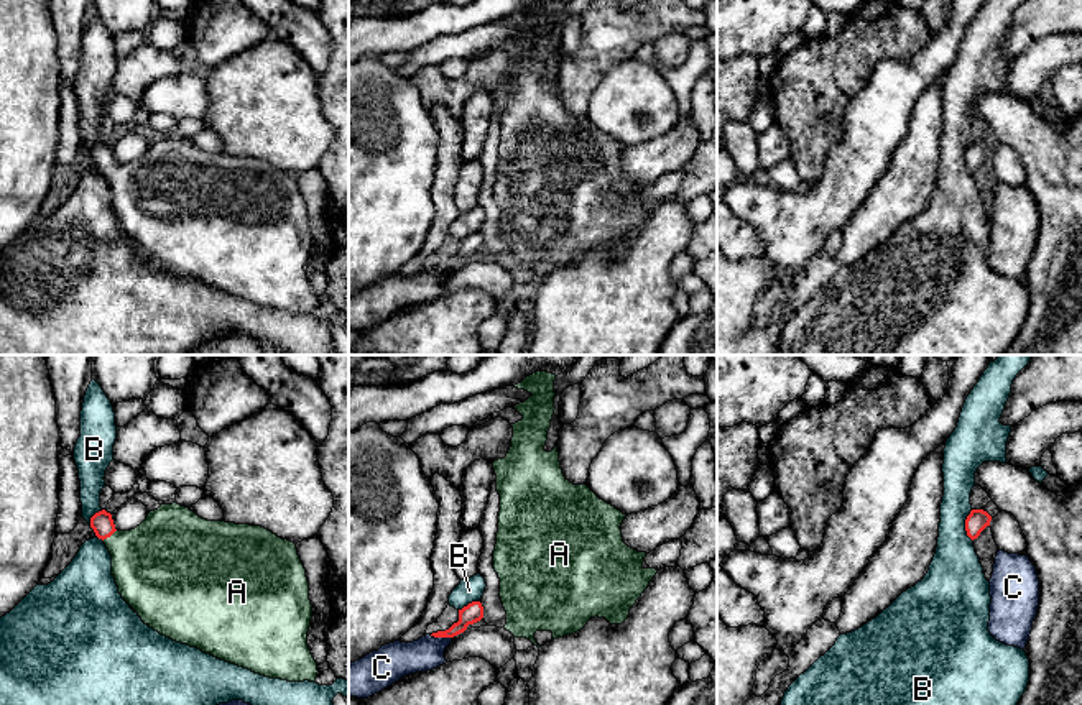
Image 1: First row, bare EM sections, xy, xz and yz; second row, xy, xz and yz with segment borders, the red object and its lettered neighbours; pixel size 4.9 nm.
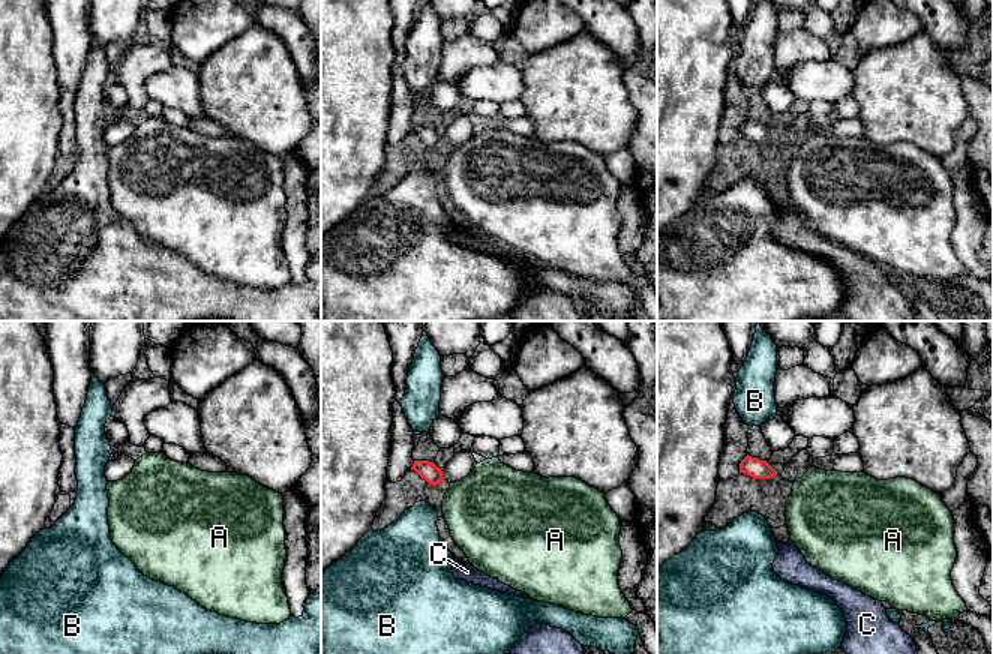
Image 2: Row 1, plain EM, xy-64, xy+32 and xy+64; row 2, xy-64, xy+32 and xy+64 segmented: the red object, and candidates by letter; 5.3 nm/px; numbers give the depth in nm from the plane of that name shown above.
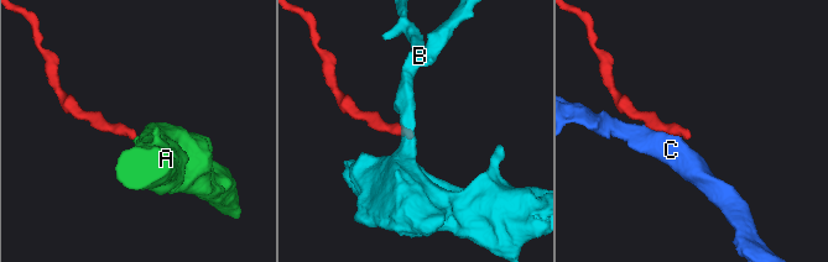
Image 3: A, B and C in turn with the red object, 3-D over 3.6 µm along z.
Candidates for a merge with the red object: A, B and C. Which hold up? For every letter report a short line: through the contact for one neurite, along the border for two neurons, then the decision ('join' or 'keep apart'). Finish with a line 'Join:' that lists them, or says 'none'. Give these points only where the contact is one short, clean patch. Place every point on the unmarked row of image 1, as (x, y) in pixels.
A: line xy (102, 155), (109, 168), (152, 196); join
B: line yz (971, 142), (966, 152), (966, 166), (972, 173); keep apart
C: line xz (430, 267), (451, 270); keep apart
Join: A

